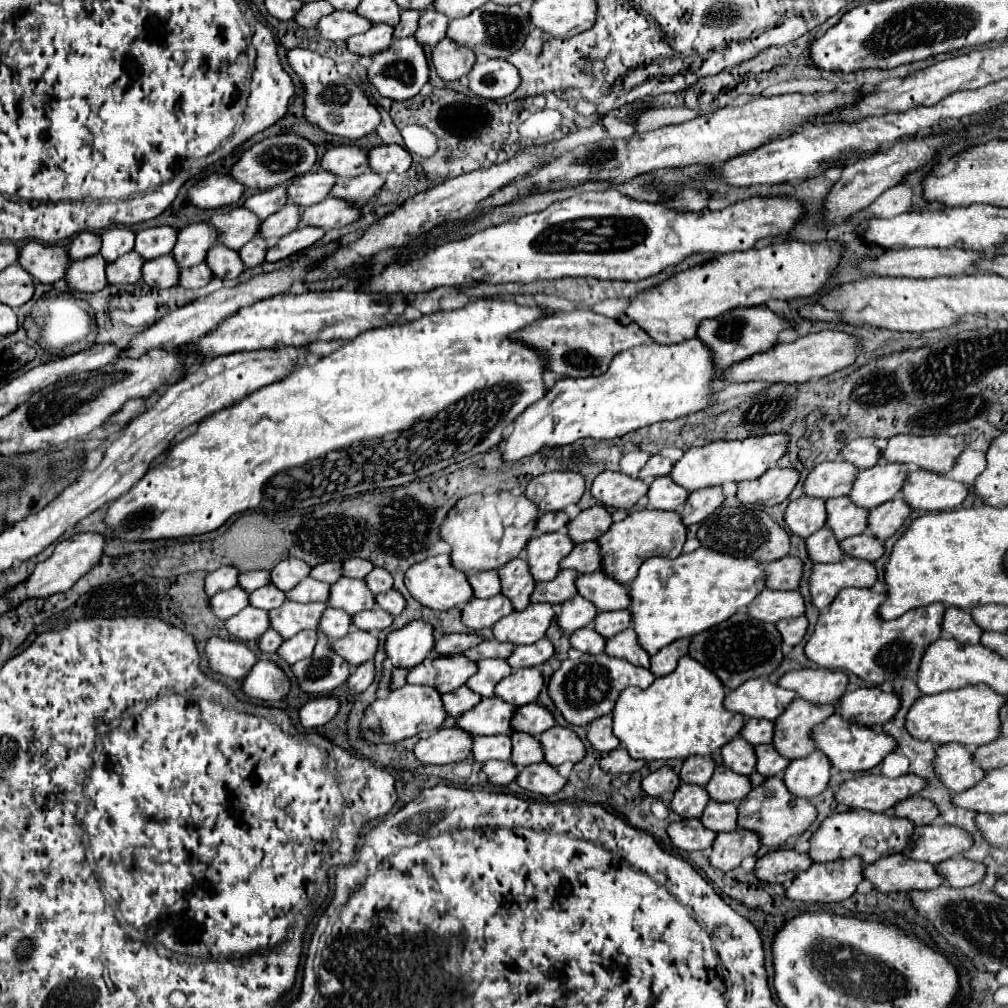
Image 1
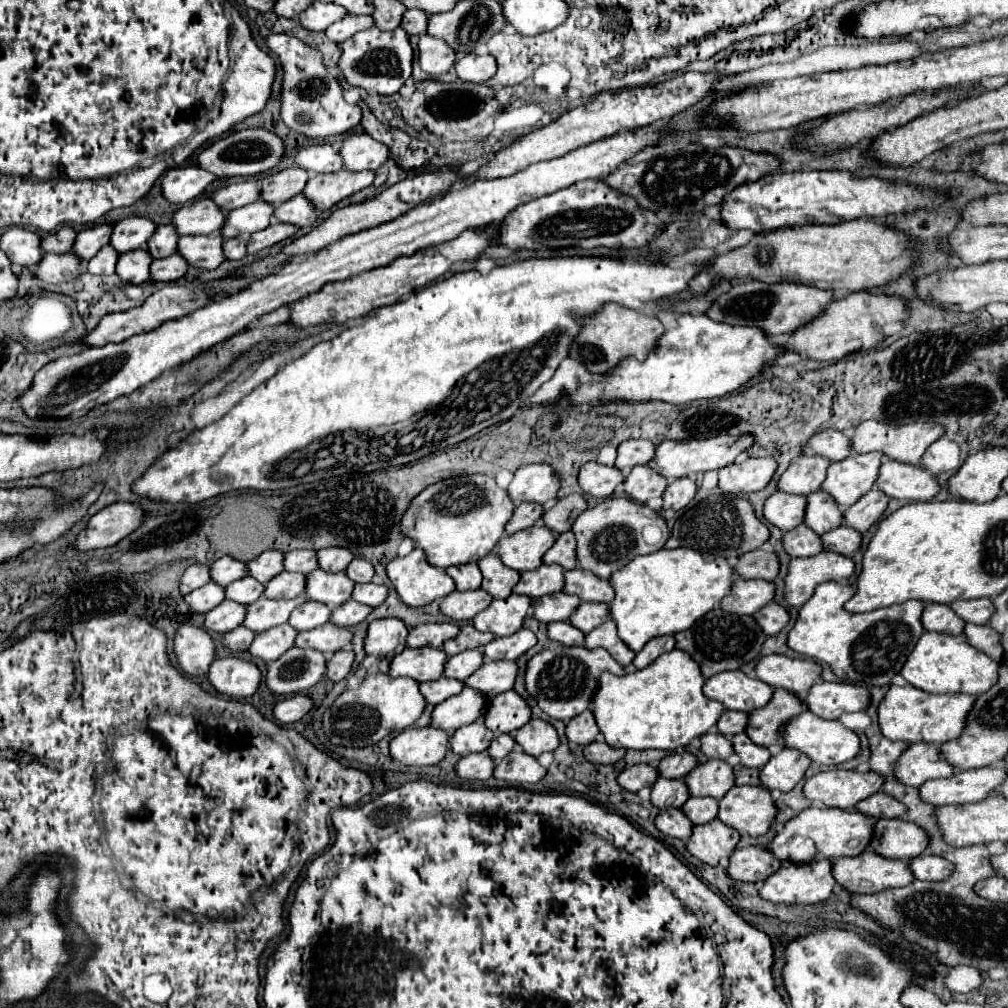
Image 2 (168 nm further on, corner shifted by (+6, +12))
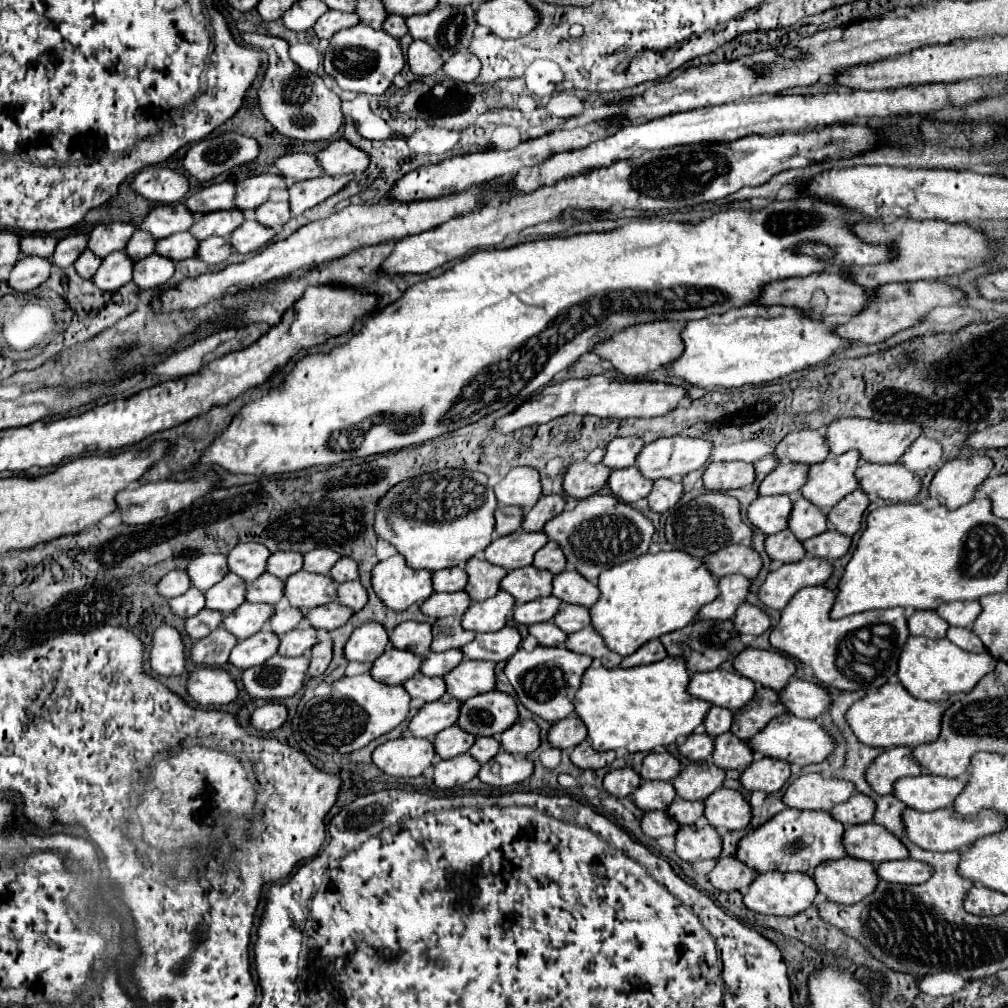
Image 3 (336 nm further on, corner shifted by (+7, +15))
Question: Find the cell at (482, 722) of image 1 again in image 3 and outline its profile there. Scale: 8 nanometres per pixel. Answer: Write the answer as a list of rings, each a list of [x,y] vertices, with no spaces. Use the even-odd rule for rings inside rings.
[[[444,694],[440,700],[424,704],[420,712],[412,718],[408,730],[418,738],[432,740],[432,736],[436,736],[440,730],[456,724],[460,704],[460,700],[452,700],[452,696]]]

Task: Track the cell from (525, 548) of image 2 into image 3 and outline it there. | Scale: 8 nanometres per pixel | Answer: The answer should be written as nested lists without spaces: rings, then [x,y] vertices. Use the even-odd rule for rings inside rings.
[[[512,532],[506,536],[498,536],[488,544],[484,550],[484,558],[496,566],[502,566],[506,570],[524,568],[530,566],[534,560],[534,554],[544,548],[548,538],[544,532]]]

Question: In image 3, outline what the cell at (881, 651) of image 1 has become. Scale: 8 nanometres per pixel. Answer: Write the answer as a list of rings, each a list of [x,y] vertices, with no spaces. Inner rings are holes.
[[[810,586],[810,588],[800,590],[788,602],[788,606],[782,610],[780,622],[770,632],[770,644],[776,650],[786,652],[788,656],[798,658],[800,662],[810,666],[814,670],[814,676],[828,688],[838,688],[838,690],[876,690],[876,688],[886,684],[896,674],[896,662],[898,662],[900,652],[902,652],[904,644],[906,644],[906,638],[910,636],[908,620],[904,616],[906,612],[904,612],[904,608],[890,608],[890,610],[884,610],[884,614],[880,614],[880,612],[860,612],[860,614],[846,616],[846,618],[840,618],[840,620],[832,620],[830,618],[830,610],[832,610],[834,600],[836,600],[836,592],[828,590],[824,586]],[[880,622],[892,626],[892,636],[888,636],[888,648],[878,648],[876,644],[872,644],[872,640],[868,644],[864,644],[864,642],[860,642],[856,638],[856,632],[860,628],[870,626],[870,624],[880,624]]]

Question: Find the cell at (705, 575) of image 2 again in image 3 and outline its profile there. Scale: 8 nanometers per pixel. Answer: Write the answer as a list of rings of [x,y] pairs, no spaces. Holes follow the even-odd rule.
[[[686,552],[642,554],[600,574],[598,588],[602,594],[590,608],[592,626],[604,636],[610,650],[630,656],[644,642],[690,624],[700,606],[712,602],[720,594],[716,584],[718,578],[708,572],[704,560],[696,560]]]

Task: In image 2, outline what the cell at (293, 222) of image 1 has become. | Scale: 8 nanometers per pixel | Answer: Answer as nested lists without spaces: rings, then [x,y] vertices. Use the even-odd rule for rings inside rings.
[[[253,201],[249,203],[249,207],[241,207],[237,211],[227,213],[223,227],[219,229],[223,239],[229,237],[241,237],[241,235],[251,235],[255,231],[261,231],[265,227],[269,227],[271,223],[271,215],[273,215],[273,207],[265,201]]]

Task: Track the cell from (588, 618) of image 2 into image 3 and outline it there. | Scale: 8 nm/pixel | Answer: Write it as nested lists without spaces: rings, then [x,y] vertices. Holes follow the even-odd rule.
[[[562,604],[560,612],[554,616],[554,624],[556,624],[560,630],[564,630],[566,634],[578,632],[580,628],[590,626],[588,608],[576,606],[576,604]]]

